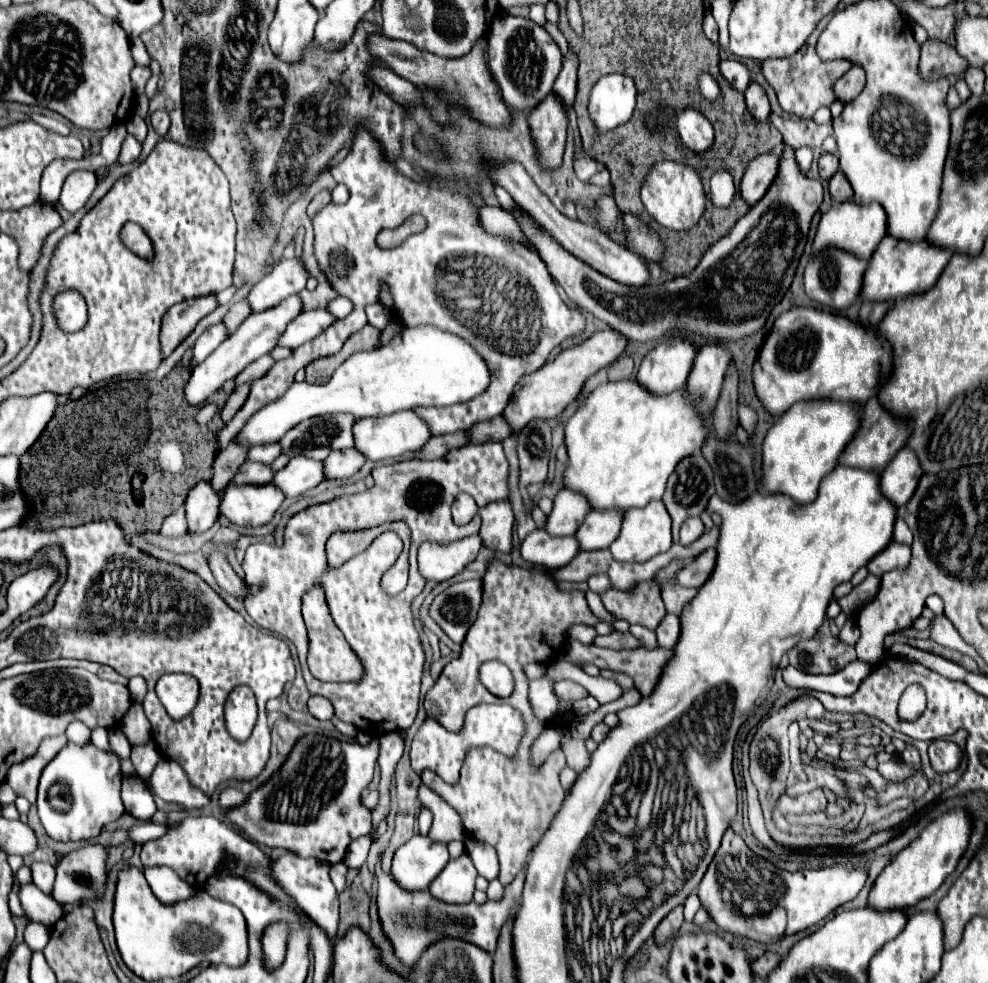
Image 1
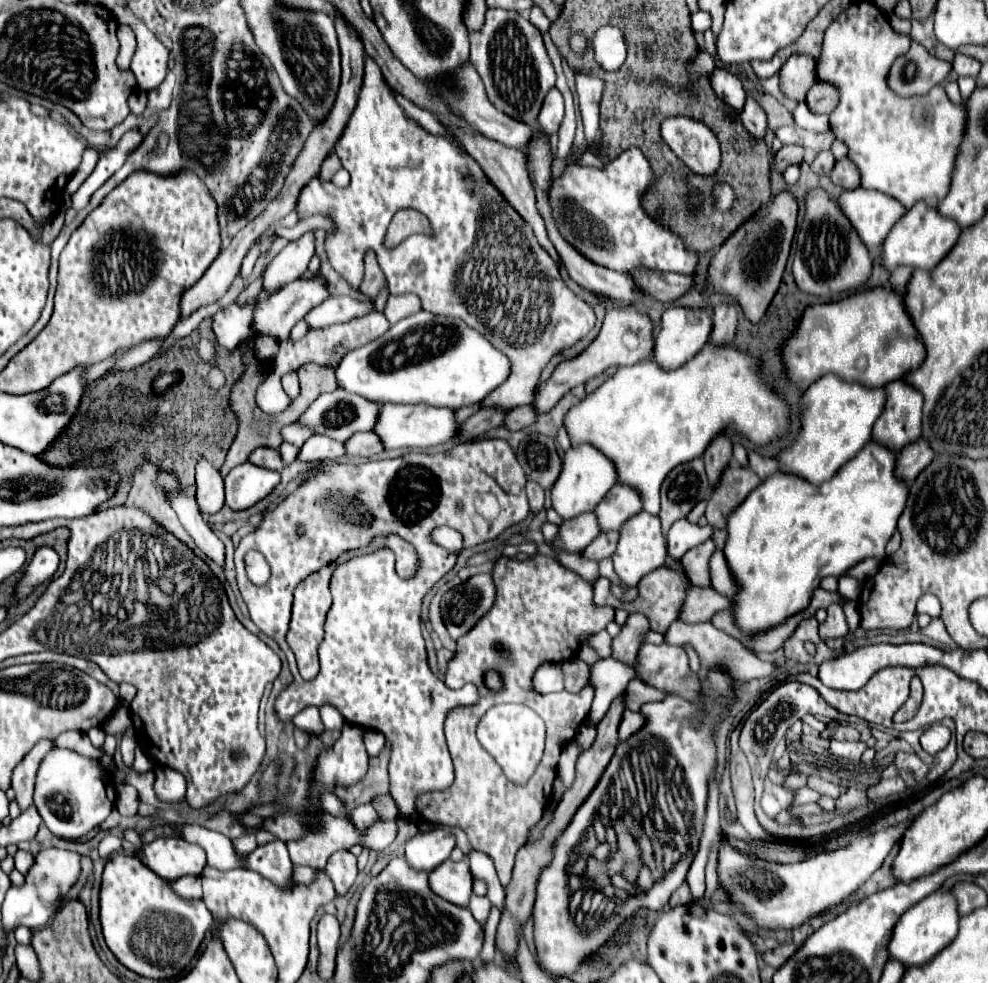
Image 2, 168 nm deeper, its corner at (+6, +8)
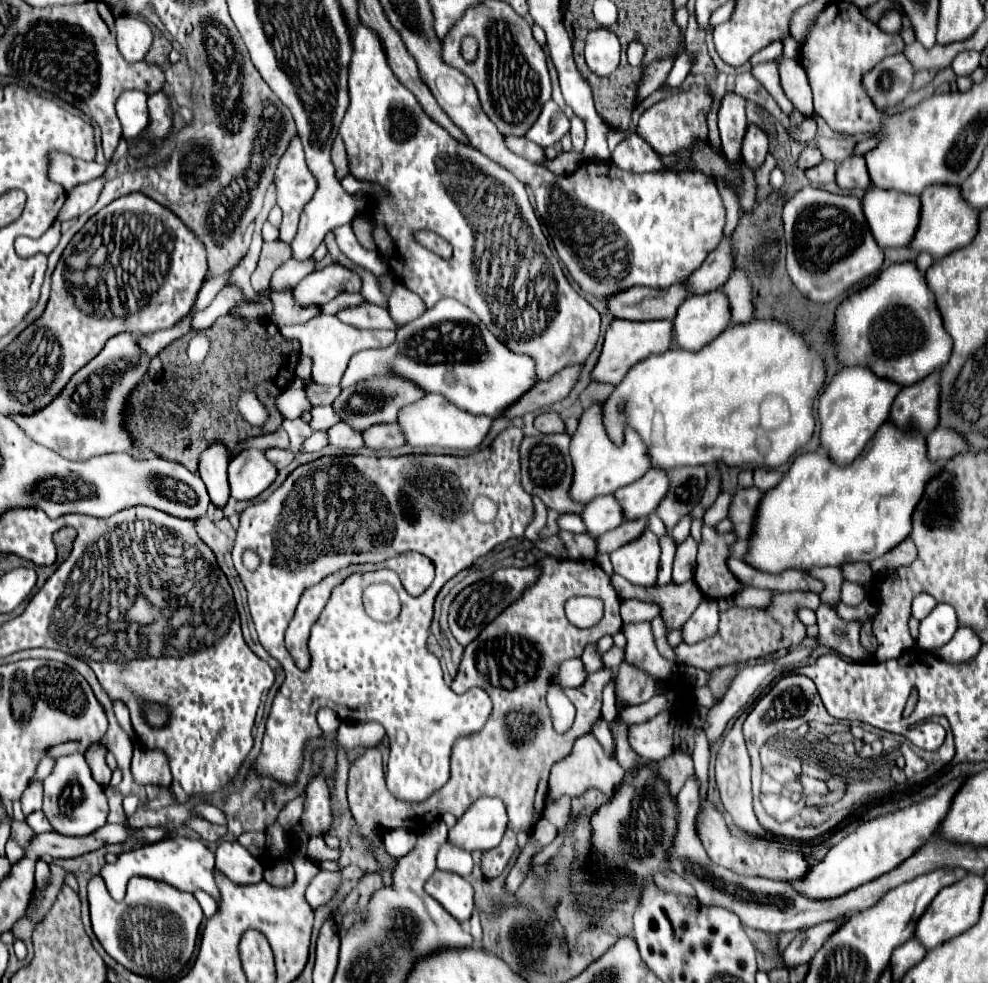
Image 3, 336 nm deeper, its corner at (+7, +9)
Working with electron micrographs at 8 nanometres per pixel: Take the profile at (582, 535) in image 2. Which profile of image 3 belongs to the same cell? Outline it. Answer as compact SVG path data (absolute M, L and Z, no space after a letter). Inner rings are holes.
M604 495L604 497L596 497L592 499L592 503L588 503L588 507L584 505L584 511L580 513L588 535L592 537L600 537L610 529L616 529L624 517L620 511L620 505L616 503L614 495Z

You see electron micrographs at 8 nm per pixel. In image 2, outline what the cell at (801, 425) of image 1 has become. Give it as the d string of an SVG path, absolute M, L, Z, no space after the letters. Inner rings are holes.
M835 374L819 378L803 396L803 428L795 444L779 454L783 472L799 474L819 486L829 480L871 440L871 430L885 406L885 388L867 388L859 382L845 382Z

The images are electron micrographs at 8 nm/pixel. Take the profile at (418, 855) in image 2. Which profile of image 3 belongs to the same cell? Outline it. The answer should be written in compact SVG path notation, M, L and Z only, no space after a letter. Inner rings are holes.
M480 797L448 831L448 843L464 847L464 851L484 851L500 843L506 831L506 807L496 797Z

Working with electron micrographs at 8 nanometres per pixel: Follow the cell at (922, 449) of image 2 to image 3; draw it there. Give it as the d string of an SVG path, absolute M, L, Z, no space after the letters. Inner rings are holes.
M936 427L926 437L926 451L928 451L930 461L944 463L944 461L952 459L954 455L966 451L966 443L964 443L964 439L960 435L956 435L956 431Z

